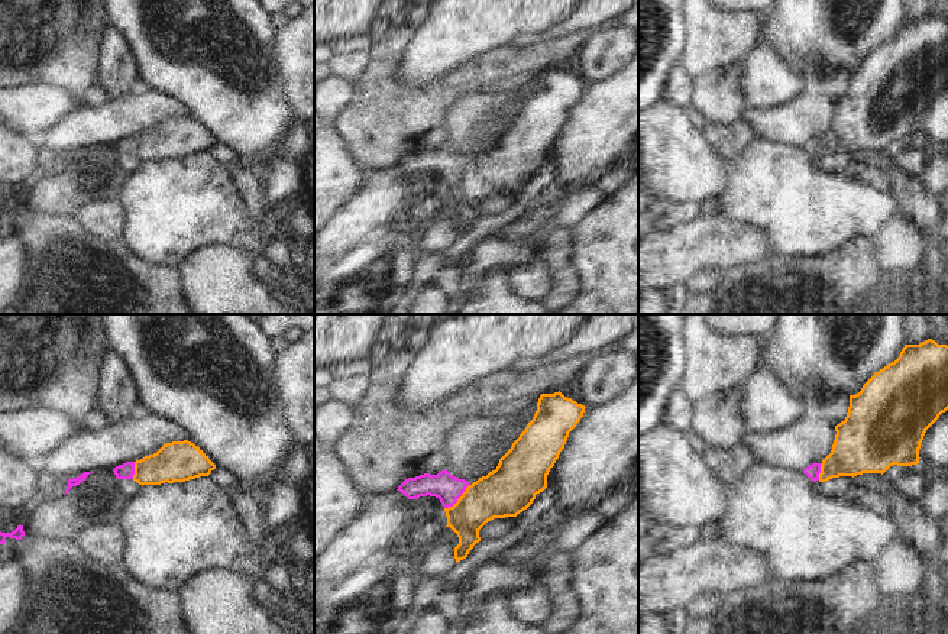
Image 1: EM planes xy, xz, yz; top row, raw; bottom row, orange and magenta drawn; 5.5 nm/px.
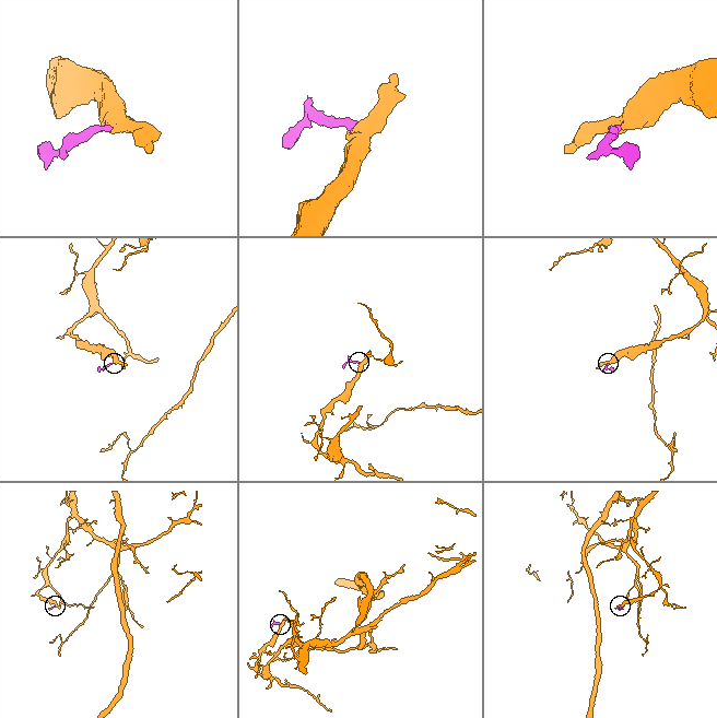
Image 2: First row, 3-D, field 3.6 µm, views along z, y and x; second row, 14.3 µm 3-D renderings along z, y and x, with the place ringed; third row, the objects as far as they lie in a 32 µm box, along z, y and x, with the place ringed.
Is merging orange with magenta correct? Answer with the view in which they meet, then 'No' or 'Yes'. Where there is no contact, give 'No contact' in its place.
Touches orange in xz. Yes.

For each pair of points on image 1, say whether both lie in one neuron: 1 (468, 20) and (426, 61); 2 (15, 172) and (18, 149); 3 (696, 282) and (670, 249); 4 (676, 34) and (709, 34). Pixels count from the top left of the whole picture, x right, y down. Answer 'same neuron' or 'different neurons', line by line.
1: same neuron
2: same neuron
3: different neurons
4: different neurons

